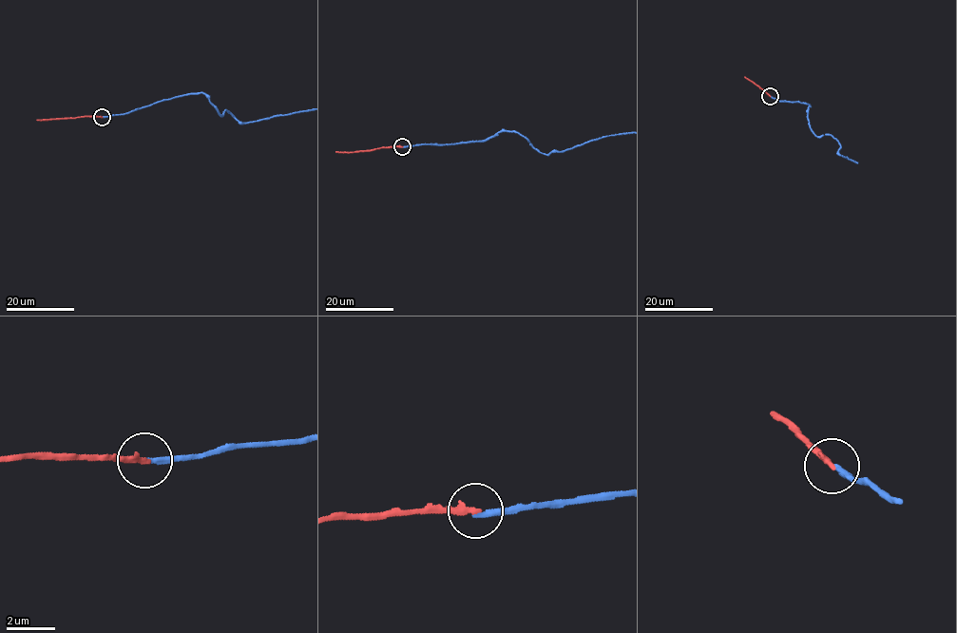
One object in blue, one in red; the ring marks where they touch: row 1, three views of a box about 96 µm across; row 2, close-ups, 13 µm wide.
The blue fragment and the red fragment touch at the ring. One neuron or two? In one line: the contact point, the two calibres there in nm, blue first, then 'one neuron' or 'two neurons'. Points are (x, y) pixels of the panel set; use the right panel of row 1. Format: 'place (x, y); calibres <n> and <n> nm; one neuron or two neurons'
place (770, 96); calibres 220 and 260 nm; one neuron

